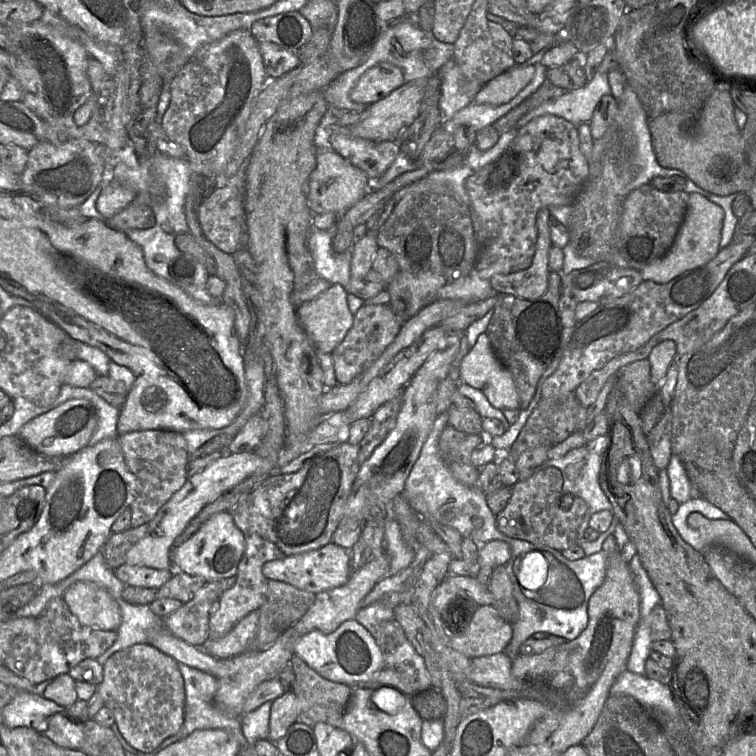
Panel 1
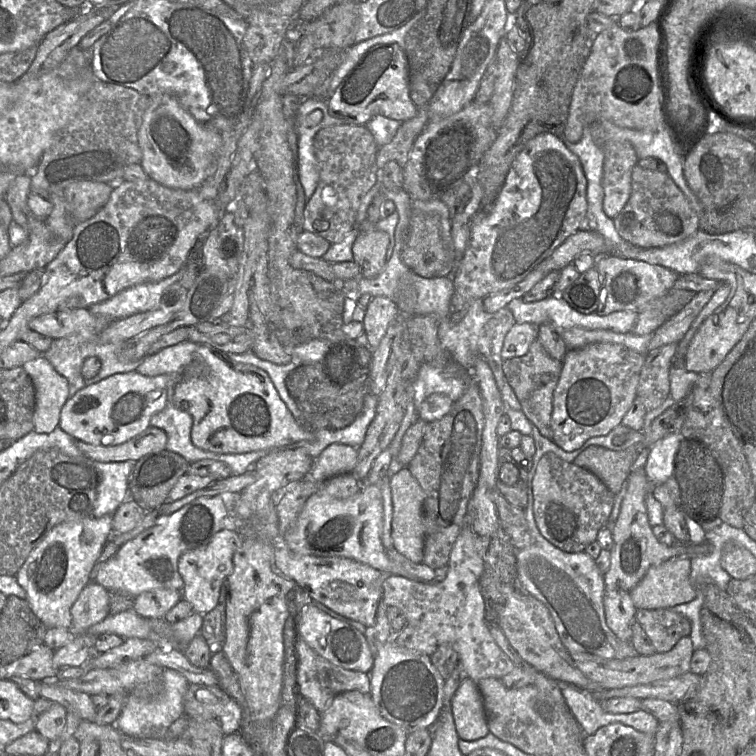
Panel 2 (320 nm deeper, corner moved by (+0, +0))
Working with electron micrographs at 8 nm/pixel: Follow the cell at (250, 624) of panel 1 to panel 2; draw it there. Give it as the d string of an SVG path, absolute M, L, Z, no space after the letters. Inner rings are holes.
M164 669L161 692L152 698L127 695L126 703L115 721L115 726L124 735L137 739L163 739L167 728L184 715L183 699L189 683L177 671Z

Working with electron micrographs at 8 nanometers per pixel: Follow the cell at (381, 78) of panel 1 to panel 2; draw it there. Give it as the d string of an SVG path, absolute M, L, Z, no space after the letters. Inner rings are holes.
M397 44L374 47L368 56L361 57L360 62L344 77L336 90L327 97L327 102L331 116L354 125L365 125L376 115L382 115L401 122L415 117L419 107L410 96L408 60L404 49Z

